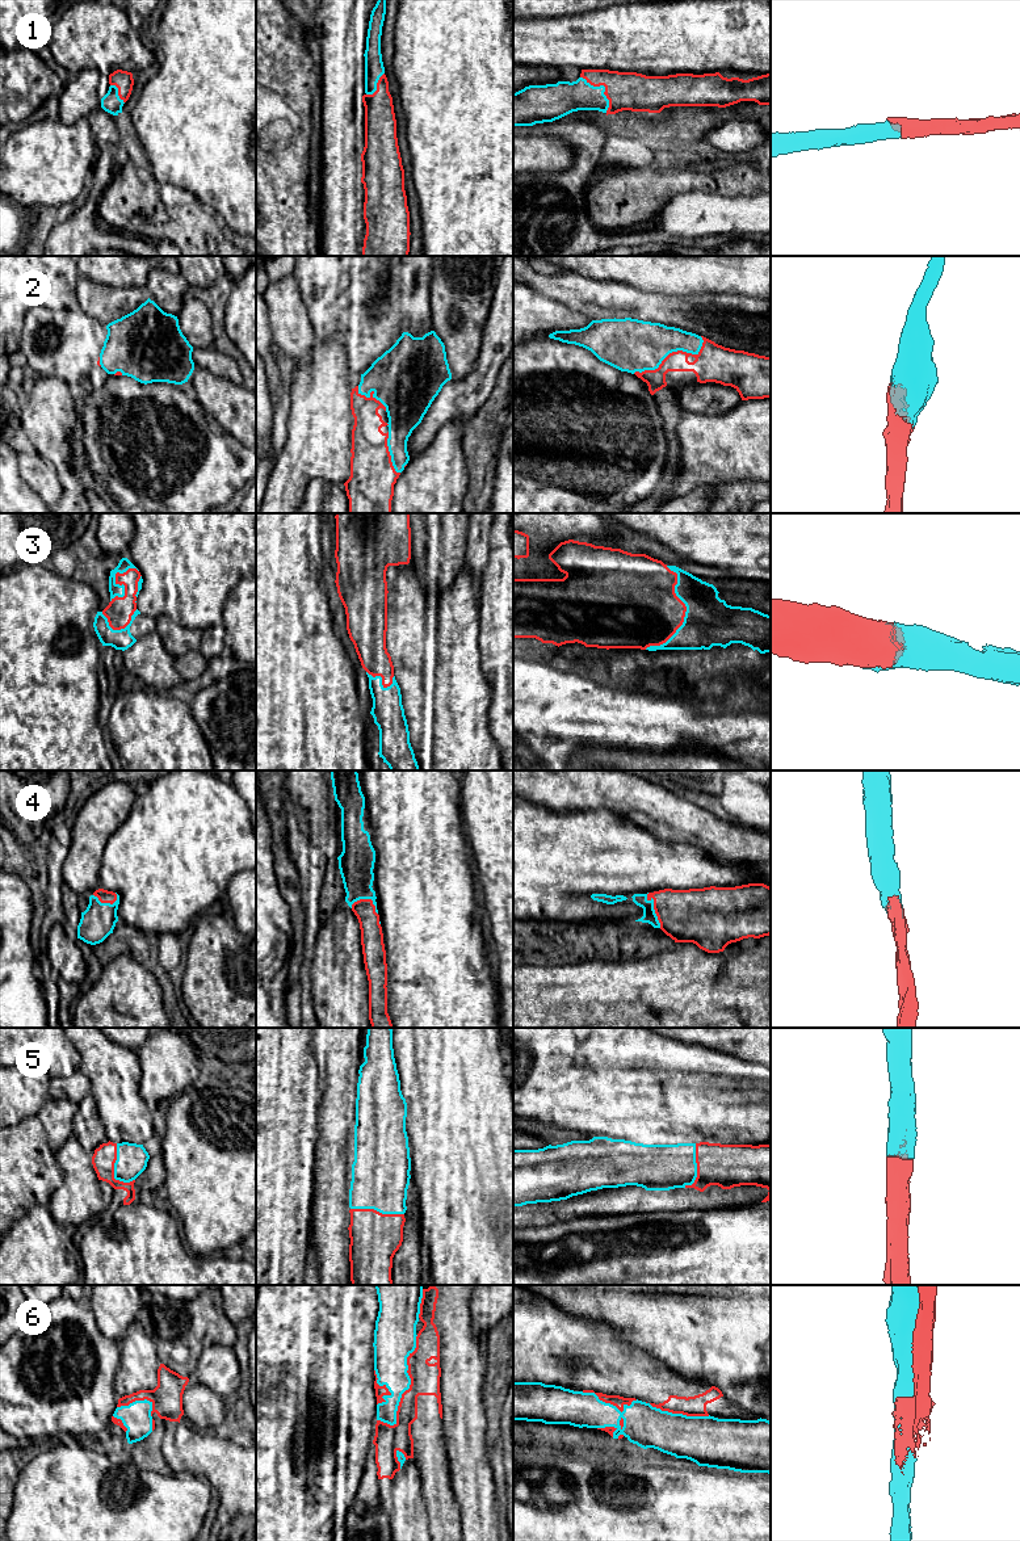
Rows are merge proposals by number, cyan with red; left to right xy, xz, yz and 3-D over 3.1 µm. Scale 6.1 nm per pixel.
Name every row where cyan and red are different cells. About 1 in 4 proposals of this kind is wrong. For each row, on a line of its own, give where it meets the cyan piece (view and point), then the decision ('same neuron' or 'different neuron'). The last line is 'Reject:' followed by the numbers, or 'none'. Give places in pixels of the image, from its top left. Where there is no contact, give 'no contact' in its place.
1: yz (604, 88) | same neuron
2: yz (670, 352) | same neuron
3: yz (685, 613) | same neuron
4: yz (653, 908) | same neuron
5: xy (114, 1168) | same neuron
6: xz (410, 1381) | different neuron
Reject: 6

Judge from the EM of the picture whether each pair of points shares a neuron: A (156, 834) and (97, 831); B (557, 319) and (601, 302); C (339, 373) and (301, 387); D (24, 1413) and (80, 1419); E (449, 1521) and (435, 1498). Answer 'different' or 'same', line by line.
A: different
B: different
C: same
D: same
E: same

